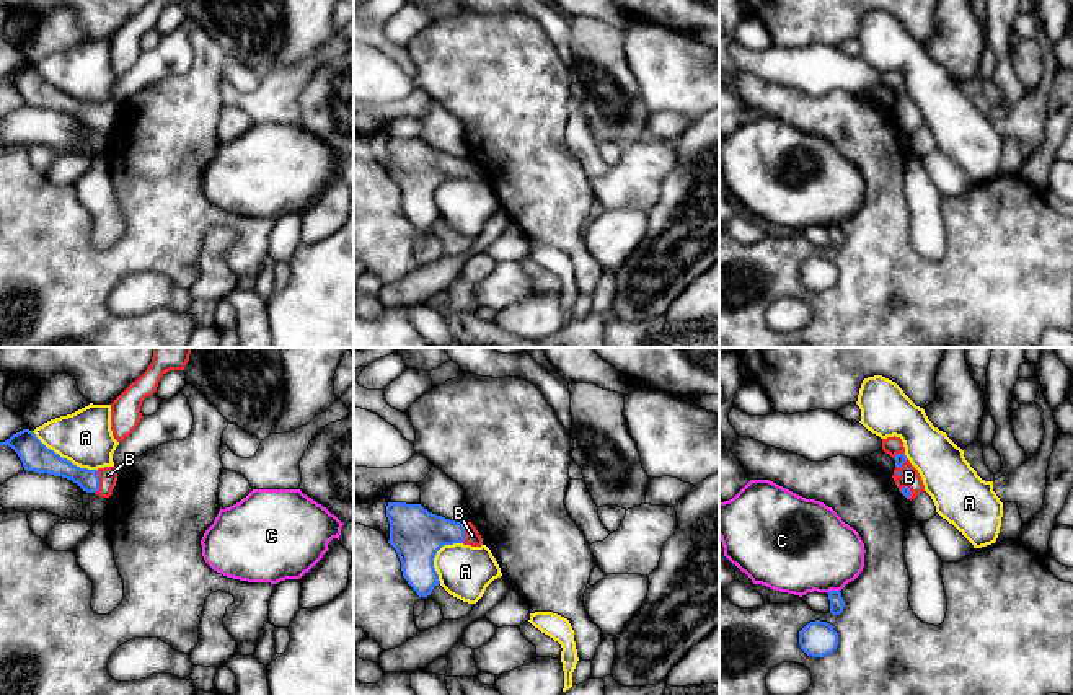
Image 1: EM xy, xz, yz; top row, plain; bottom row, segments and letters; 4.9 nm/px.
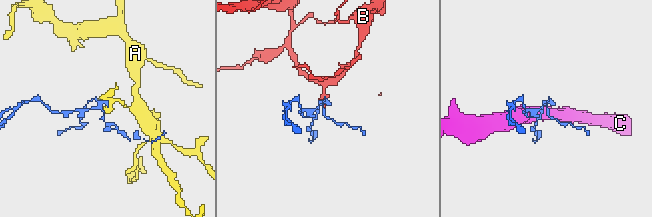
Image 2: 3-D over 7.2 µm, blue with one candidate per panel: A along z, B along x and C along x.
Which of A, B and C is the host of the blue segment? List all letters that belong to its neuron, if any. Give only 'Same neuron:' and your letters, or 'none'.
Same neuron: B

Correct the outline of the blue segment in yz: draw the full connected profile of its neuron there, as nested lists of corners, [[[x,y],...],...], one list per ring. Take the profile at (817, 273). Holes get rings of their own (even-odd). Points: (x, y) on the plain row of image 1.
[[[810,256],[799,266],[801,284],[812,292],[832,289],[838,281],[838,268],[827,256]]]

